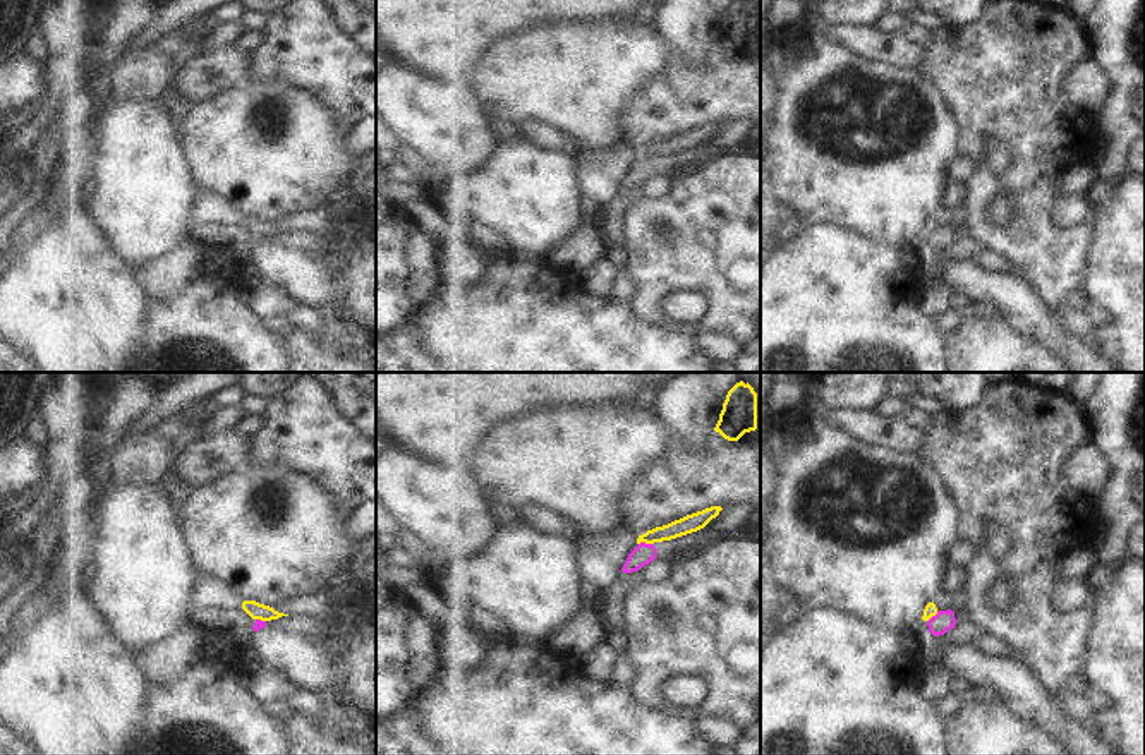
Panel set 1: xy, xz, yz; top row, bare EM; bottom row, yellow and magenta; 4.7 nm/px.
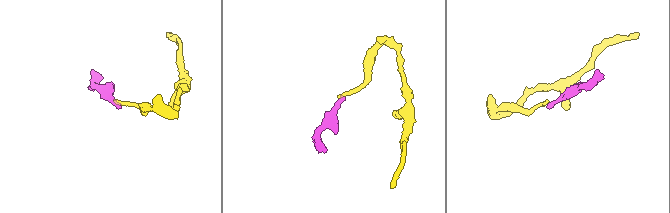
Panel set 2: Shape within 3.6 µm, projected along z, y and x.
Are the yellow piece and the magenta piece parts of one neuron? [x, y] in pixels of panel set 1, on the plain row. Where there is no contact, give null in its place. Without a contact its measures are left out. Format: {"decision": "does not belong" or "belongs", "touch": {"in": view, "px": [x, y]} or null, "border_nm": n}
{"decision": "does not belong", "touch": {"in": "xz", "px": [646, 158]}, "border_nm": 70}

